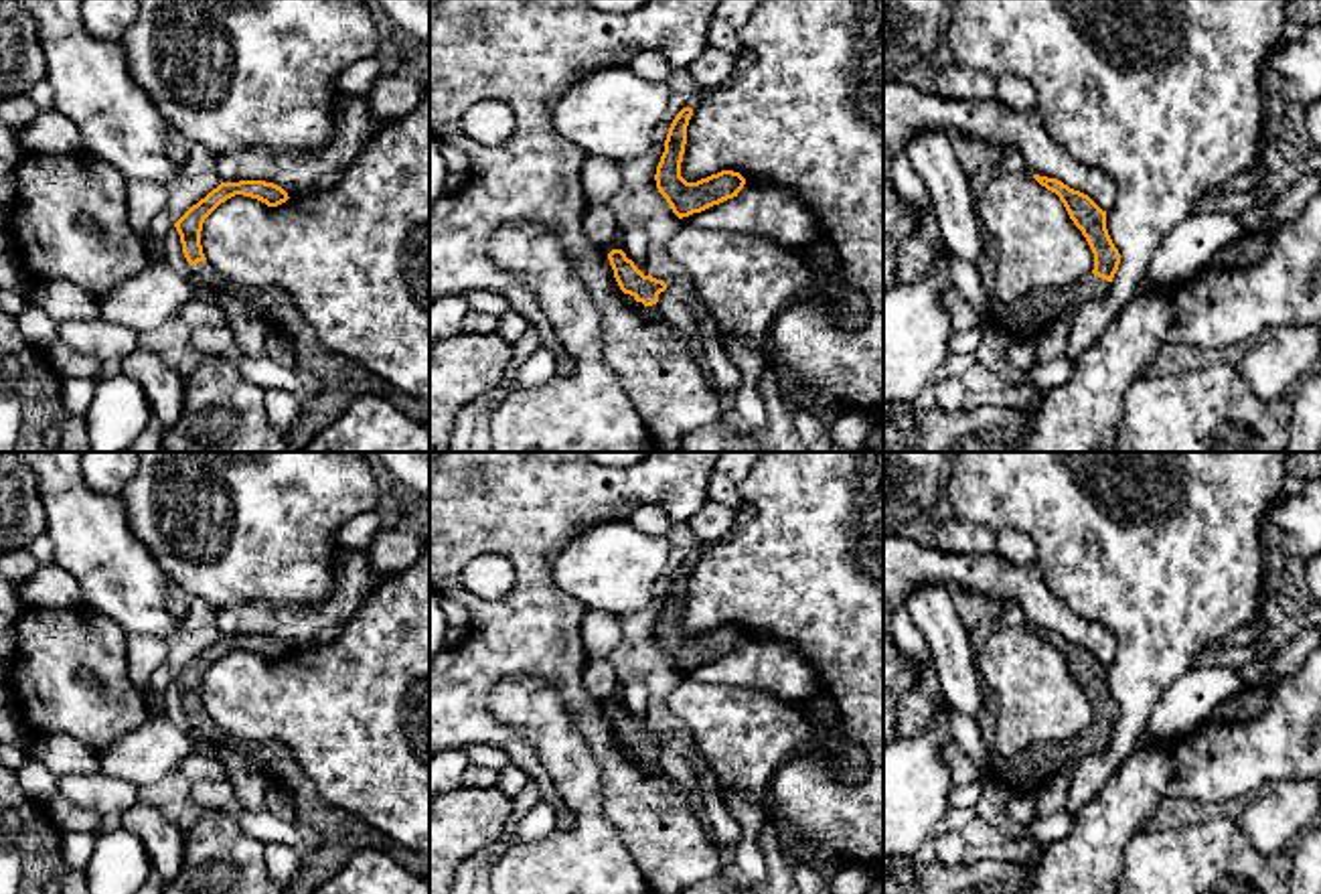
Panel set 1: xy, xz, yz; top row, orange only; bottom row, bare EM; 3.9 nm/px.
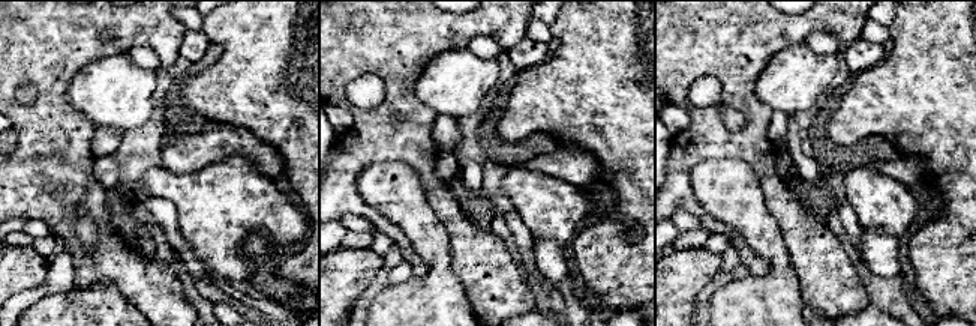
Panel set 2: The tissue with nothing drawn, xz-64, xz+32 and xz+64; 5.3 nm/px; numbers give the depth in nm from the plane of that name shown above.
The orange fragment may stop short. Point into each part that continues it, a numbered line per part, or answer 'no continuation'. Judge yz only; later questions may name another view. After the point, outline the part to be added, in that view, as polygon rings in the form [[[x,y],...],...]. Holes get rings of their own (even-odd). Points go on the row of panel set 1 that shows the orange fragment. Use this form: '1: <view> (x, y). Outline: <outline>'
1: yz (1028, 317). Outline: [[[1088,274],[1072,286],[1031,290],[1009,304],[991,300],[991,322],[1001,326],[1009,337],[1037,339],[1062,312],[1098,300],[1108,290],[1110,282]]]

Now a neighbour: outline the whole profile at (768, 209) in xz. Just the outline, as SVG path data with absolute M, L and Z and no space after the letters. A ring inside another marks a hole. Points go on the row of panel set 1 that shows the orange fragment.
M750 178L733 199L679 221L689 229L762 235L788 247L810 245L823 235L817 215L792 189Z

